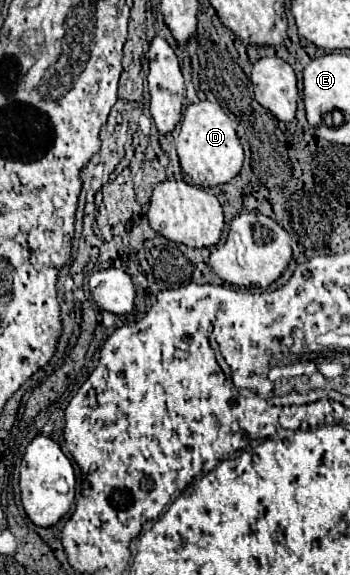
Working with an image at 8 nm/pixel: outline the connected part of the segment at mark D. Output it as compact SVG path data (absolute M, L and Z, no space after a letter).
M201 100L197 104L187 106L181 122L181 132L175 142L181 168L185 174L191 176L193 184L211 188L225 184L239 174L244 162L244 151L237 135L237 128L238 122L231 120L219 104Z

